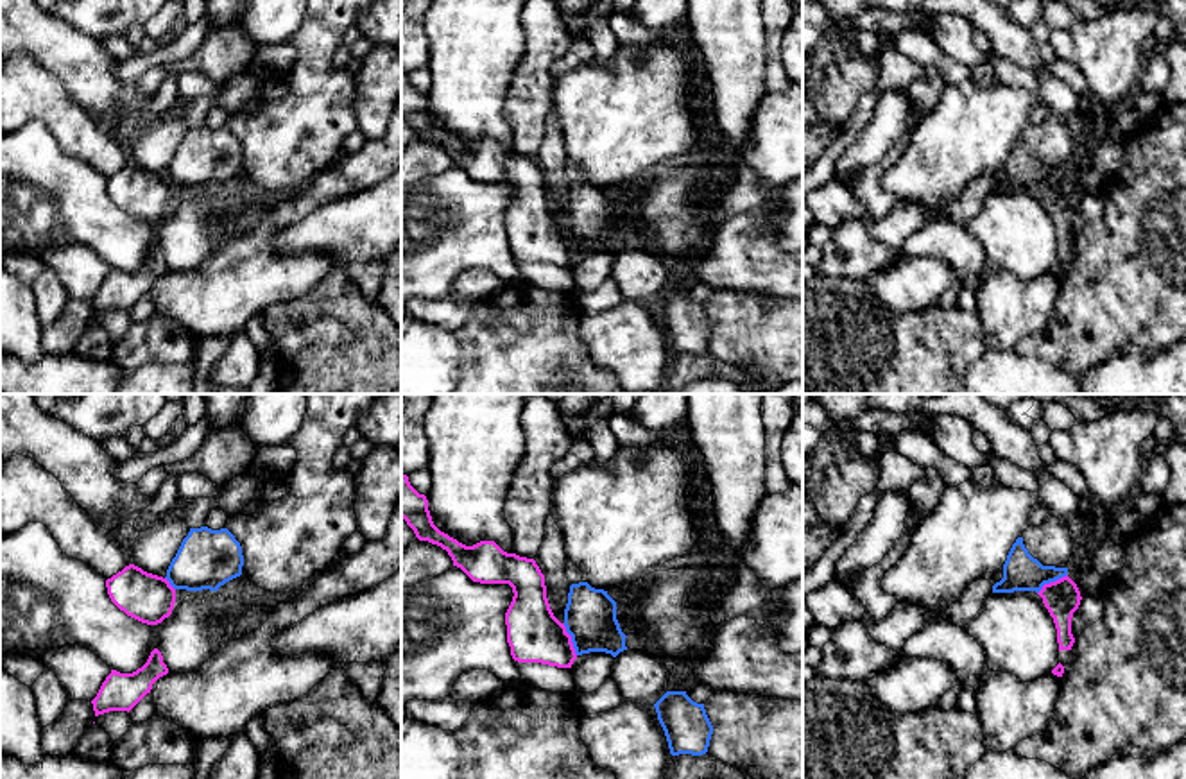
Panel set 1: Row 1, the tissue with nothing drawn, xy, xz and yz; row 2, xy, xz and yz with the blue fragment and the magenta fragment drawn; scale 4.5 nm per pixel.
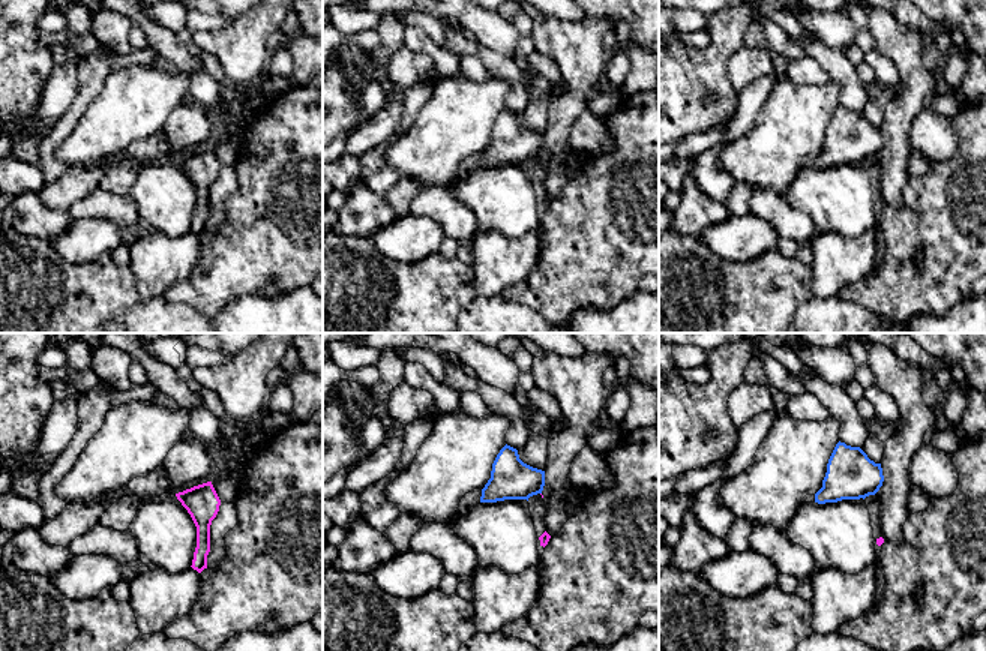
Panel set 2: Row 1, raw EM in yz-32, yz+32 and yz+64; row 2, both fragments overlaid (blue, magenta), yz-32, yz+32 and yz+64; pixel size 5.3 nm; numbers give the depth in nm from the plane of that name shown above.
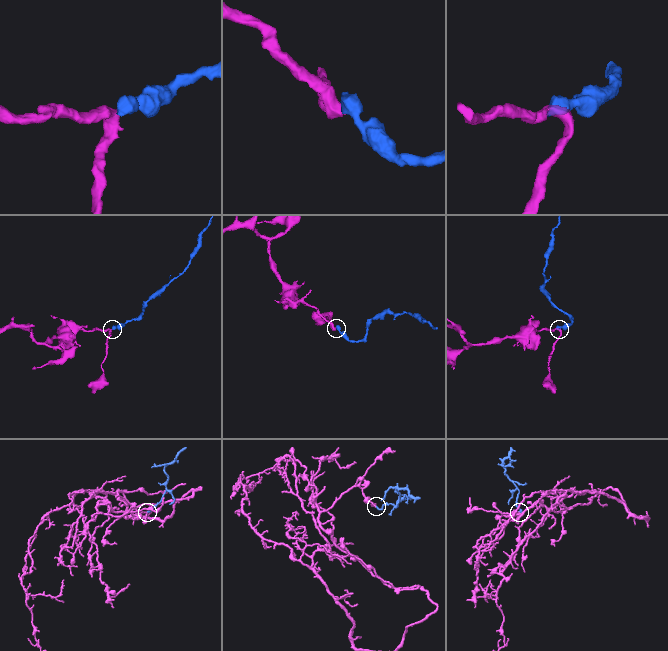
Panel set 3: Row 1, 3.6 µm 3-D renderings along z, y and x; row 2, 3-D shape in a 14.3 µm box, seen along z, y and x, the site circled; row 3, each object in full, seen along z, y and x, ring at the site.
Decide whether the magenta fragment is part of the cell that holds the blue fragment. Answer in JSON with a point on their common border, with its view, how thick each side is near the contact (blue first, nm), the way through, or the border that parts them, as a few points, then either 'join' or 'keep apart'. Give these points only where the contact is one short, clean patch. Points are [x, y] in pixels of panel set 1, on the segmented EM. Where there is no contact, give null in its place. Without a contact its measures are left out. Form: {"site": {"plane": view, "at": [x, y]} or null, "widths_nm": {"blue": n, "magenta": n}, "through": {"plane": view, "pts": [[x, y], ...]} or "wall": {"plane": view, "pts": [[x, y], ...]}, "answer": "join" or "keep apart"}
{"site": {"plane": "xz", "at": [572, 640]}, "widths_nm": {"blue": 240, "magenta": 240}, "wall": {"plane": "xz", "pts": [[563, 624], [577, 654]]}, "answer": "keep apart"}

